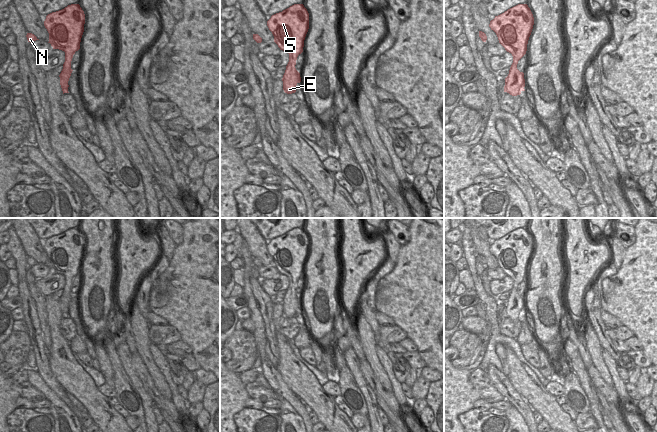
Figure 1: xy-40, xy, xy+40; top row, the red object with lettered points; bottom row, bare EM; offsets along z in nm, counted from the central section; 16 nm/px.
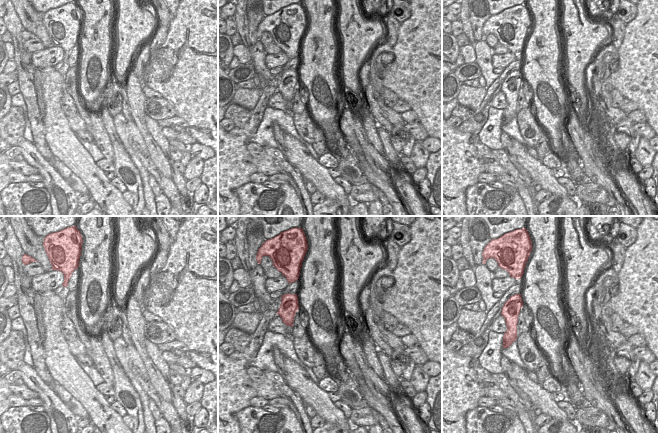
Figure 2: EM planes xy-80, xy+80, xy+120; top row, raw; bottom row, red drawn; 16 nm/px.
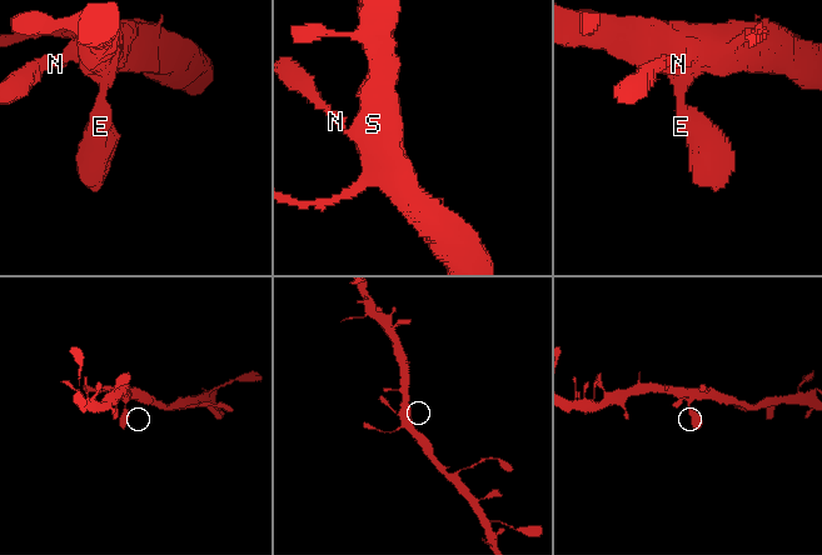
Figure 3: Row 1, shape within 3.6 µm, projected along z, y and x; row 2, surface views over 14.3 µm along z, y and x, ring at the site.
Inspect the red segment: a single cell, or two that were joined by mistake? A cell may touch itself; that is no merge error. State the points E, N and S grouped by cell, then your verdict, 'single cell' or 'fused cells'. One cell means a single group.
groups E N S; single cell

